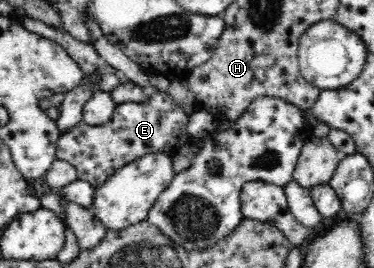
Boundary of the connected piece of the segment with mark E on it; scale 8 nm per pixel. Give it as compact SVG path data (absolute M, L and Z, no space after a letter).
M148 92L145 101L127 101L116 104L110 121L102 125L86 125L82 122L61 132L56 143L56 159L69 162L78 171L78 179L99 187L120 167L148 153L175 153L183 144L192 140L187 127L190 114L168 93Z

